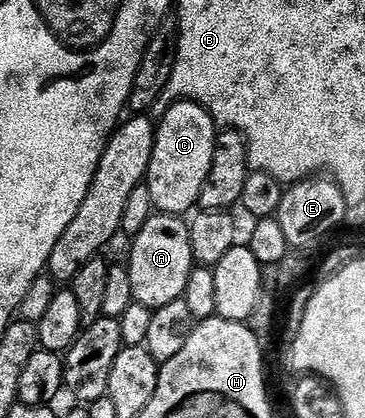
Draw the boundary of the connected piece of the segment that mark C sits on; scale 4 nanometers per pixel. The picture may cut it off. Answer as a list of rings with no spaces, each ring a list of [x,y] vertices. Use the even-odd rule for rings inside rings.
[[[186,100],[175,103],[160,115],[156,131],[157,139],[147,175],[150,200],[162,214],[188,215],[188,210],[198,205],[200,194],[209,181],[219,127],[204,106]]]

